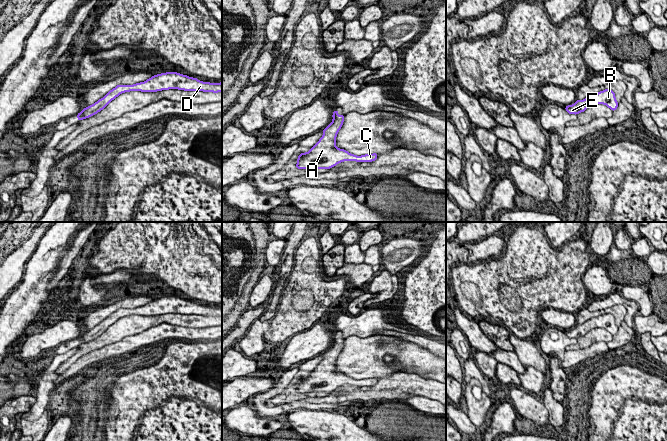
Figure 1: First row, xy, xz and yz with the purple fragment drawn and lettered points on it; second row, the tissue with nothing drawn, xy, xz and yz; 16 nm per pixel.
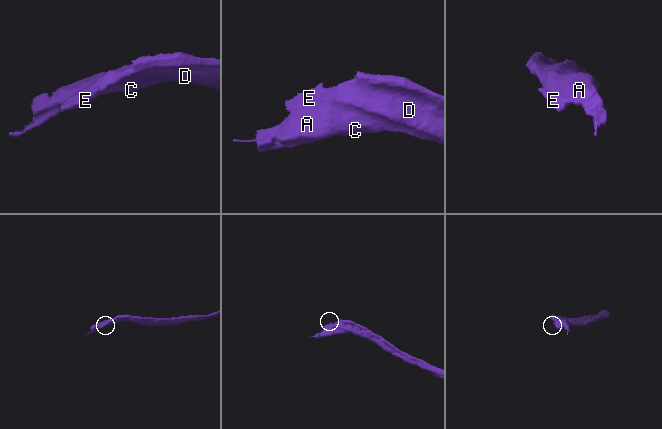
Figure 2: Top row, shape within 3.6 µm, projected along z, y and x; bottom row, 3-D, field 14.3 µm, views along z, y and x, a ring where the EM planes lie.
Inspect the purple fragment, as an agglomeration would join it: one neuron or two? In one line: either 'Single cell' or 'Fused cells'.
Single cell

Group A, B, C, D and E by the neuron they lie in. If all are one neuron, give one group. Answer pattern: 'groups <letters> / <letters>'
groups A B C D E

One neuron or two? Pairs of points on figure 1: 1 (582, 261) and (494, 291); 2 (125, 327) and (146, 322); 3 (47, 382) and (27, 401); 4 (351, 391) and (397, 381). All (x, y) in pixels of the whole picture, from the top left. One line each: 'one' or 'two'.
1: one
2: one
3: two
4: one

